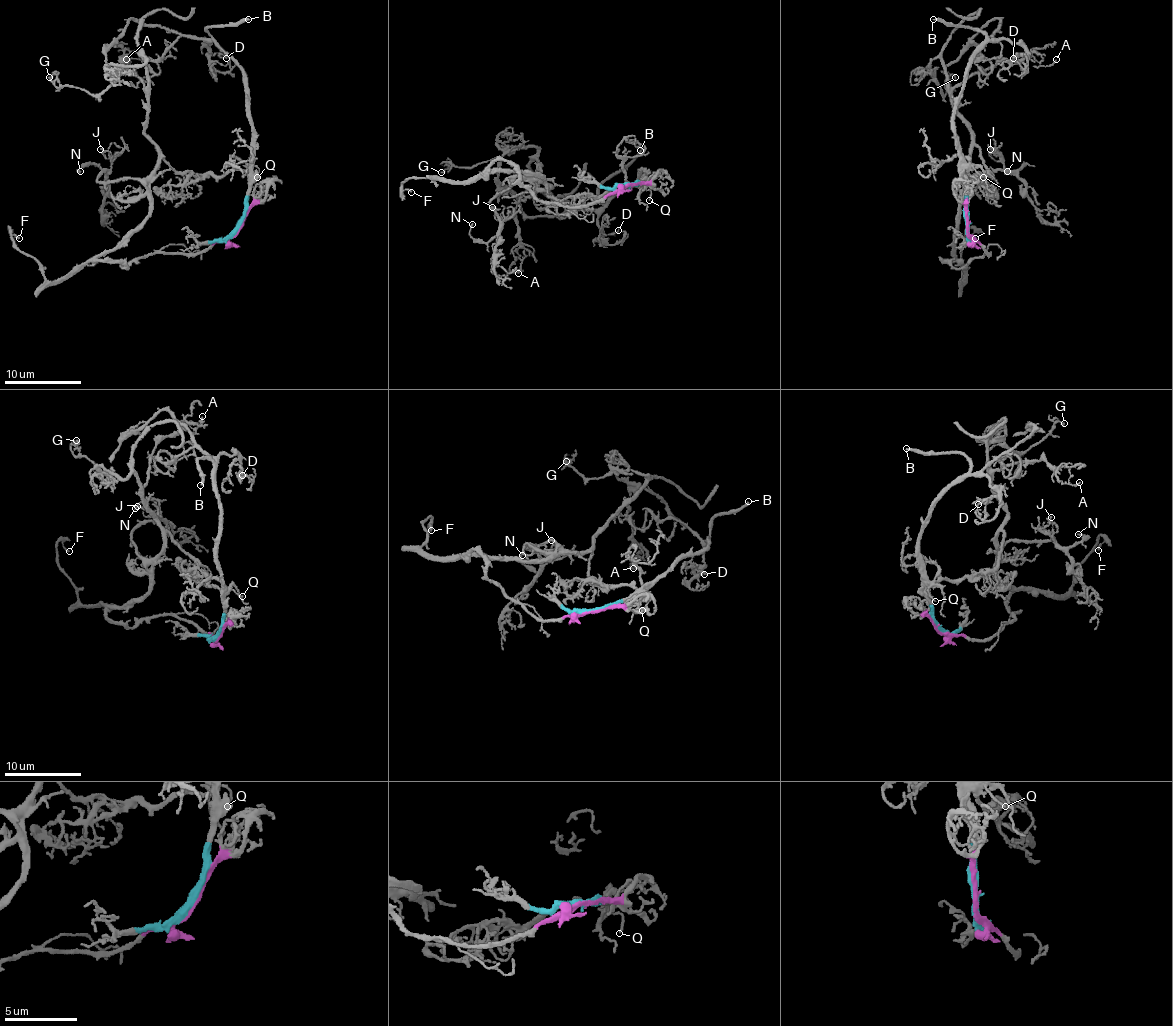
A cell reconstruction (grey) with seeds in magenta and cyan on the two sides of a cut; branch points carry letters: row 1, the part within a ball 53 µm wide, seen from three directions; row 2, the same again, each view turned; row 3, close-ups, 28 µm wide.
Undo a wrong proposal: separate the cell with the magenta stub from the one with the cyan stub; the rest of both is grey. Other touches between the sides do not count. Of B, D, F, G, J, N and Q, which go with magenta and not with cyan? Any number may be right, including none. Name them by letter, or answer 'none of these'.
F, G, J, N

